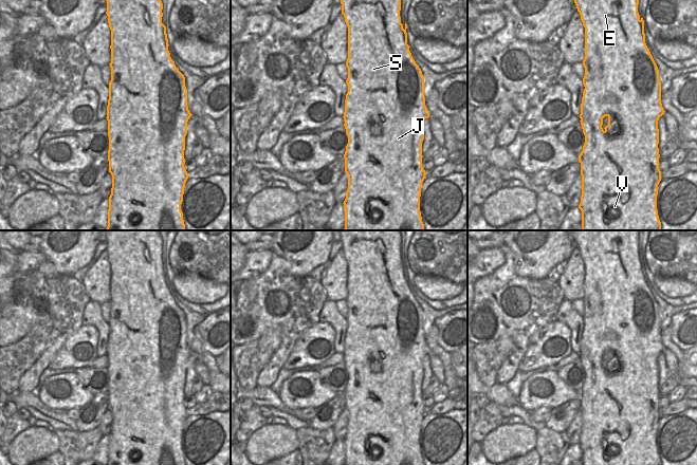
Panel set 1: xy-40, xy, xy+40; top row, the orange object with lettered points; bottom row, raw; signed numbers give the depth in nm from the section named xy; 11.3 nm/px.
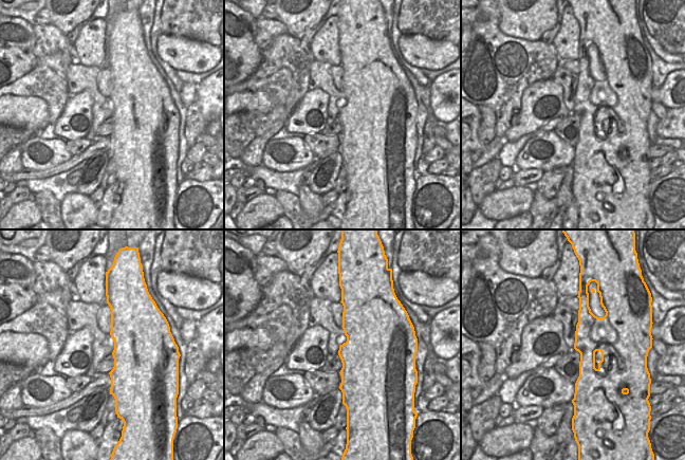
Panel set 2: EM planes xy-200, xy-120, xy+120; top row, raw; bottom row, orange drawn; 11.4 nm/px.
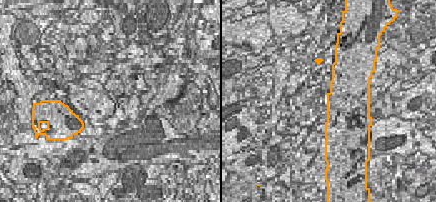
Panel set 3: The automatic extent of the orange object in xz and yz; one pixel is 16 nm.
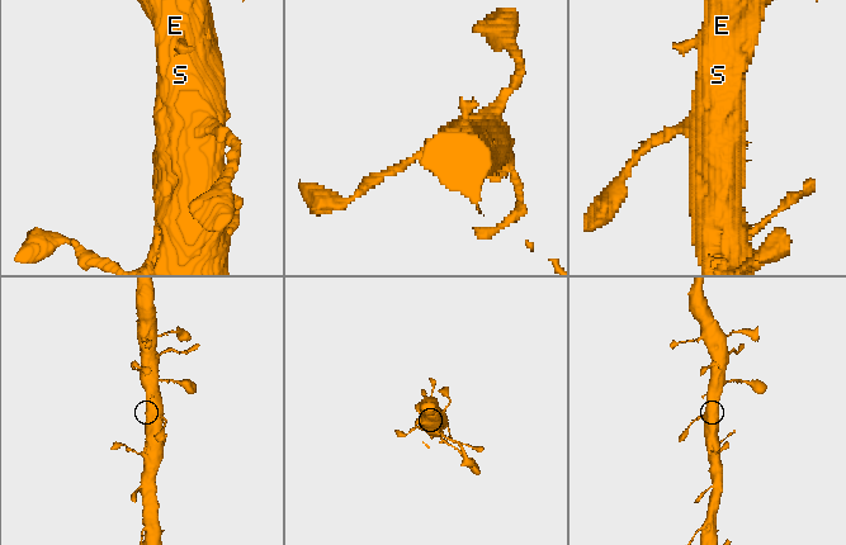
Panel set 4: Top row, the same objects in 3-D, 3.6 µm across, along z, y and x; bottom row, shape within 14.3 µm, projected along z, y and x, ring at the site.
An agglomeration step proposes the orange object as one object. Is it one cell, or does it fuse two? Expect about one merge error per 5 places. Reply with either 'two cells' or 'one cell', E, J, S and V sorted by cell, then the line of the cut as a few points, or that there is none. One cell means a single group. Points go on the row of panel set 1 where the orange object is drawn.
one cell; E J S V; no cut

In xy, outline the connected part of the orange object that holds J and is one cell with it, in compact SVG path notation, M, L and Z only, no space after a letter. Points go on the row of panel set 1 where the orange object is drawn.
M341 0L342 14L348 26L348 78L346 83L348 92L345 99L344 126L348 136L348 144L344 154L345 172L348 175L348 189L344 201L345 228L344 230L424 230L420 211L420 197L422 183L426 172L422 167L422 142L424 132L422 123L429 117L429 111L425 106L424 77L419 66L416 63L407 44L407 24L401 23L401 0Z

